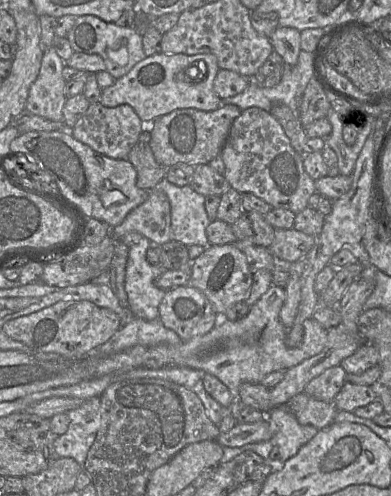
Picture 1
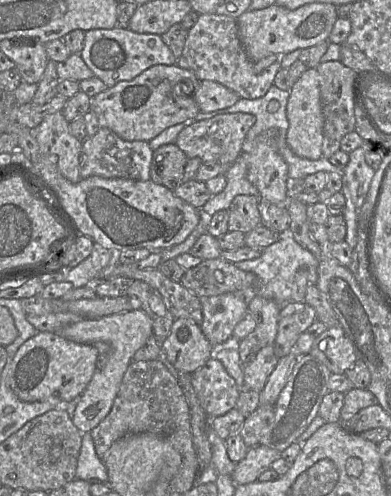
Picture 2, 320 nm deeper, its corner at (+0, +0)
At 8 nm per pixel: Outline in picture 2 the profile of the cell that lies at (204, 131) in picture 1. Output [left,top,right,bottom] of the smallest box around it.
[175,112,256,165]

